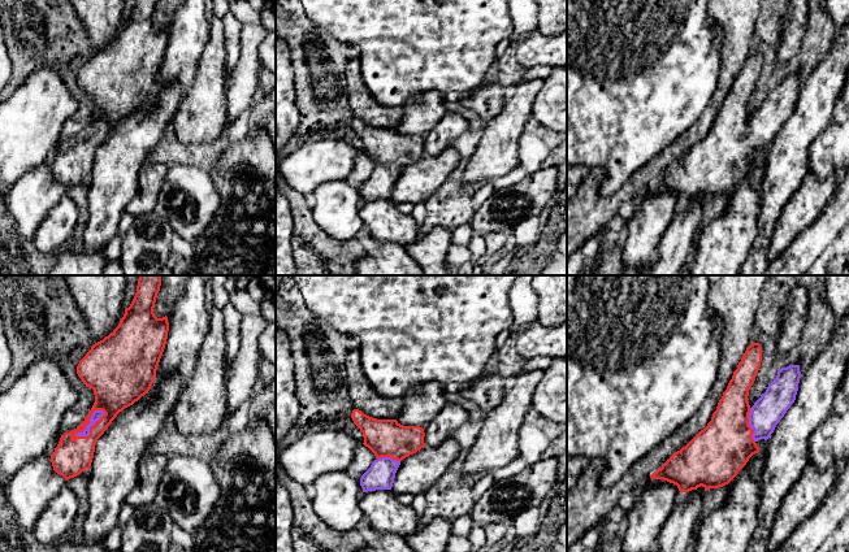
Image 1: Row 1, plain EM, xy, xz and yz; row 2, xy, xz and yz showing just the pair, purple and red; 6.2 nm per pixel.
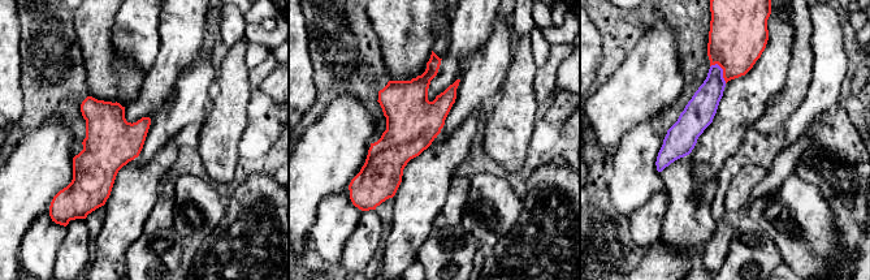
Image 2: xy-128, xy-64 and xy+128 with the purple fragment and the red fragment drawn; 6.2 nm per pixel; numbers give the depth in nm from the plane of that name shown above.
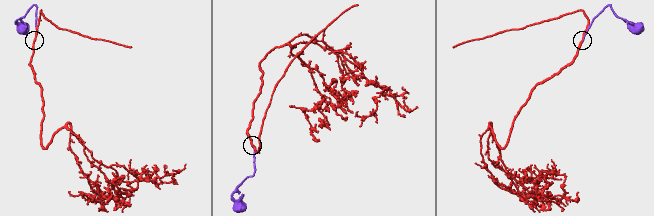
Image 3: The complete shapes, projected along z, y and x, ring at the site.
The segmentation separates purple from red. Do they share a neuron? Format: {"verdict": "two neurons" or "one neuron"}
{"verdict": "one neuron"}

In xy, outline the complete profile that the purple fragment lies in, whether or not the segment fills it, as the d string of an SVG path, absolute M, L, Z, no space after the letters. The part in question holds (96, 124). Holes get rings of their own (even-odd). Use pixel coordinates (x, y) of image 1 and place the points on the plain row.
M137 0L118 35L95 52L77 75L78 86L86 96L94 99L95 112L77 138L61 144L51 164L53 179L66 190L91 177L98 148L120 121L148 103L155 90L169 40L168 26L157 27L153 22L157 3L159 0Z

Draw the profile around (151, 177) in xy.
M146 162L139 173L137 196L127 204L126 212L137 217L153 212L157 195L163 187L169 166L159 162Z

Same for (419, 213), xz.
M419 203L413 205L413 210L411 213L411 217L415 220L415 222L421 226L426 217L426 208L424 203Z

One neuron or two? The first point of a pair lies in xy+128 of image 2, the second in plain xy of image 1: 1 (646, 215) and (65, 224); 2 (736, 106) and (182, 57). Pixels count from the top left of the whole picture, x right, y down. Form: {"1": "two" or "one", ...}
{"1": "one", "2": "two"}

